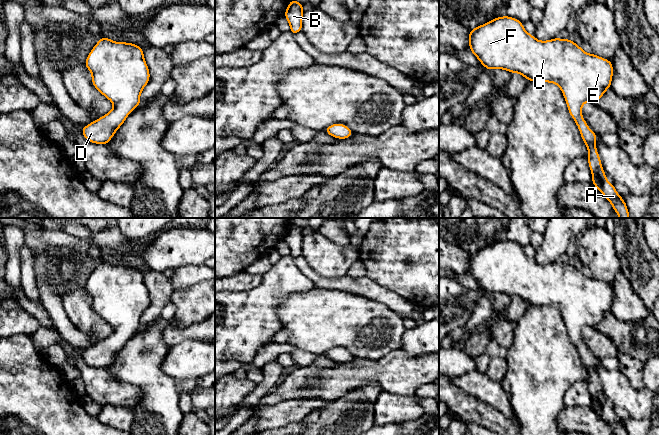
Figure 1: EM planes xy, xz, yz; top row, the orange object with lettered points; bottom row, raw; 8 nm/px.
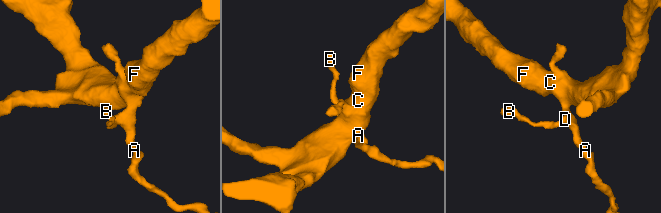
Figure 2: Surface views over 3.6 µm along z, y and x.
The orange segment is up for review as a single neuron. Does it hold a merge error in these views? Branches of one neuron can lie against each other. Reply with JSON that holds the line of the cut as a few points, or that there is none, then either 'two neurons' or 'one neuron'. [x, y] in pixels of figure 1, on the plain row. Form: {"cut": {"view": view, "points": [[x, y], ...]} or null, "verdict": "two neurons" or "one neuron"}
{"cut": null, "verdict": "one neuron"}

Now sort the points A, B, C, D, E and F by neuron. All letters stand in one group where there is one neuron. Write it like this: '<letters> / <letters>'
A B C D E F

